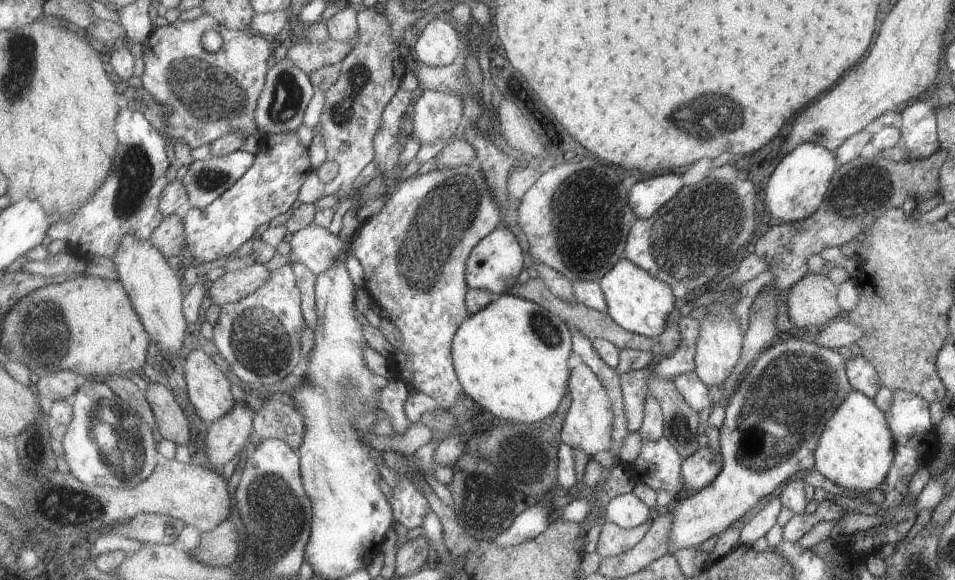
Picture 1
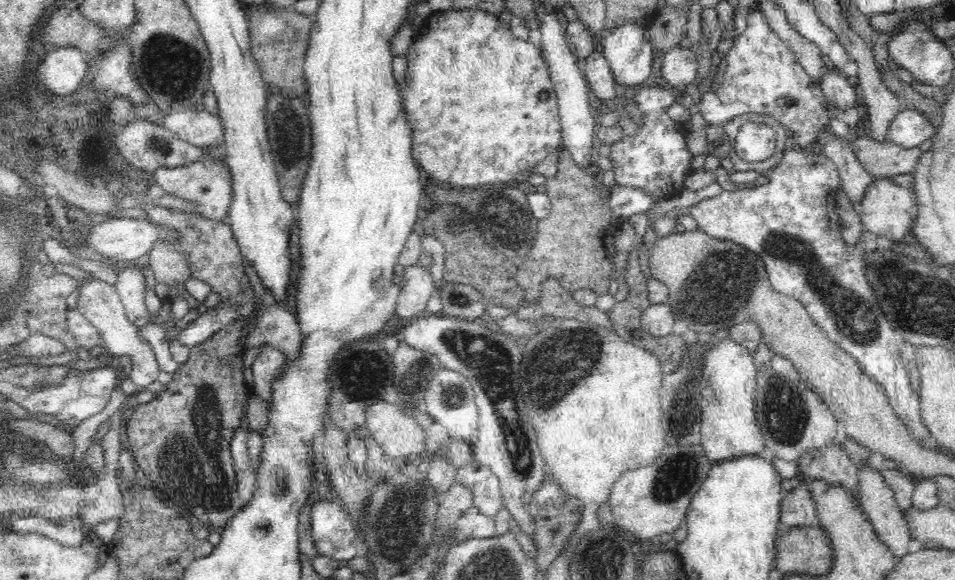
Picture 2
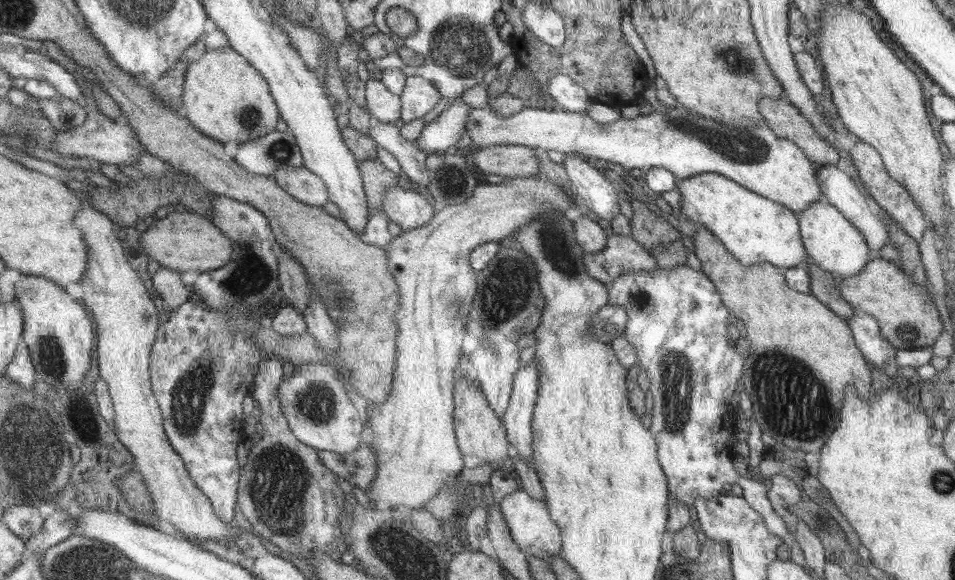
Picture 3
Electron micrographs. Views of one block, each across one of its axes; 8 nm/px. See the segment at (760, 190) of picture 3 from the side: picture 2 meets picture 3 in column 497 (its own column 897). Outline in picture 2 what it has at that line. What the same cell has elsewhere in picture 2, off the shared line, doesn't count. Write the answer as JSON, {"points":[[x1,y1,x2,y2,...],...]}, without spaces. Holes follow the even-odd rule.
{"points":[[900,110,894,120,890,120,890,126,888,126,888,144,896,144,898,148,906,148,906,150,912,150,912,148,920,148,920,144,924,144,926,140,934,140,934,136,938,134,938,128,918,110]]}

